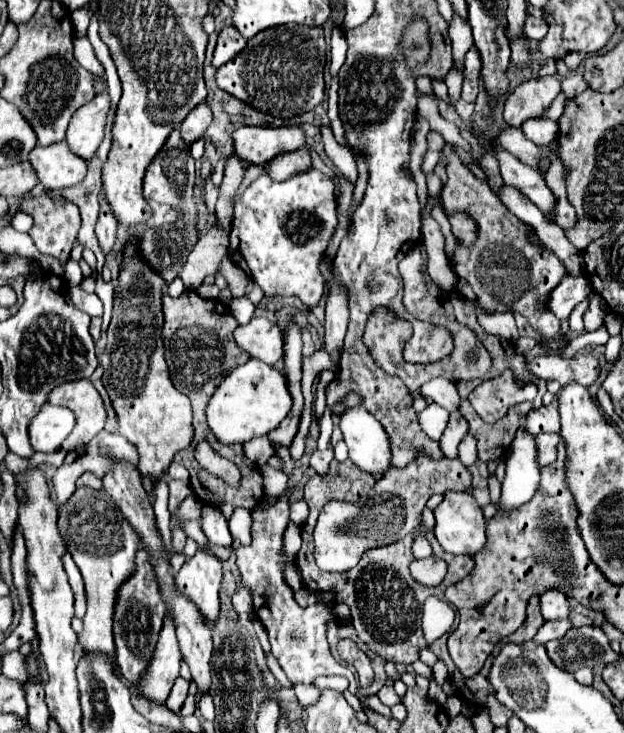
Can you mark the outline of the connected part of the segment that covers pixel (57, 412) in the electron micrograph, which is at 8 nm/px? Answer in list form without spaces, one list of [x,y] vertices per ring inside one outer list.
[[[45,402],[45,406],[41,406],[39,414],[29,424],[31,446],[39,452],[55,452],[73,432],[75,424],[75,414],[69,408]]]

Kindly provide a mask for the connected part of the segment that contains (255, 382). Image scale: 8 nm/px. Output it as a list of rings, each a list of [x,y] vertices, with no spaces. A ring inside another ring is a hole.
[[[251,358],[243,366],[235,368],[215,390],[207,404],[207,424],[223,444],[247,442],[255,436],[265,436],[275,430],[281,420],[289,414],[293,406],[293,398],[289,394],[283,372],[277,368]]]

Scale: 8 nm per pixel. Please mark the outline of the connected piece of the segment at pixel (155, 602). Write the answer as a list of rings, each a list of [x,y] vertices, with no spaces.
[[[137,550],[135,566],[137,570],[131,574],[131,578],[127,578],[121,584],[121,590],[117,592],[117,602],[115,602],[115,612],[113,612],[113,640],[115,640],[115,650],[117,650],[115,662],[119,666],[121,676],[131,684],[137,682],[141,672],[147,668],[151,654],[155,650],[155,644],[157,644],[159,630],[163,626],[163,618],[167,614],[145,550]]]

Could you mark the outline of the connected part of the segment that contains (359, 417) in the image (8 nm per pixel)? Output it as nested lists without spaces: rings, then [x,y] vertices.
[[[363,406],[349,408],[341,416],[341,432],[349,448],[349,460],[361,472],[381,478],[393,468],[389,434]]]

